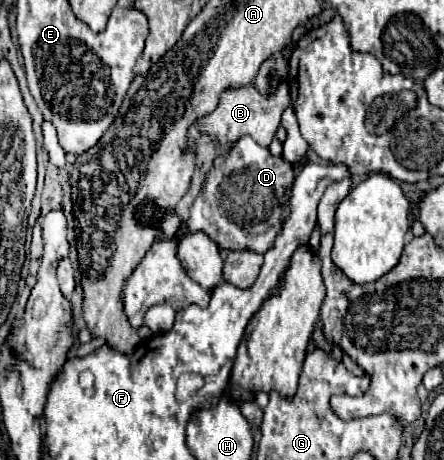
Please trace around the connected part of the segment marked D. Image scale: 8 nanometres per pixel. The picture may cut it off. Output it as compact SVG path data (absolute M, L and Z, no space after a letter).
M242 137L232 151L216 157L212 171L194 205L190 207L188 229L204 231L222 249L252 249L264 253L272 247L284 215L296 171L282 159L272 157L252 137Z

